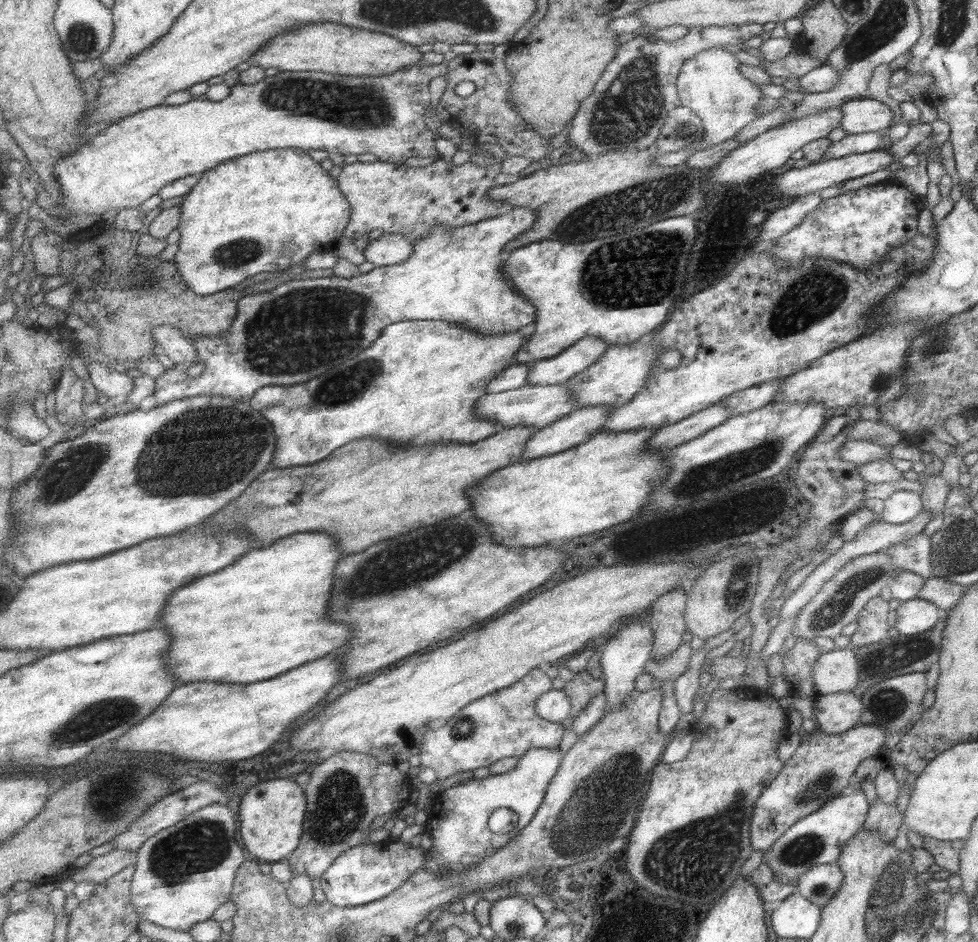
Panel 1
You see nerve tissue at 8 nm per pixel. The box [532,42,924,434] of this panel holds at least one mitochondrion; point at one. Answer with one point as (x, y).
(631, 106)

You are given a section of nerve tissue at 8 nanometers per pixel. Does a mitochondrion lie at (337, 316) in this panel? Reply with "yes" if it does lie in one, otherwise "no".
yes

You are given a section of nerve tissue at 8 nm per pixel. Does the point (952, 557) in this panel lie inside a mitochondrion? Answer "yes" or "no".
yes

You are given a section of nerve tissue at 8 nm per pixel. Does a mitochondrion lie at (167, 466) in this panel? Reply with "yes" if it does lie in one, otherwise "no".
yes

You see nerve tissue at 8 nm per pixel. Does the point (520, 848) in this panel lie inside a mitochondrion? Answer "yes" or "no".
no

